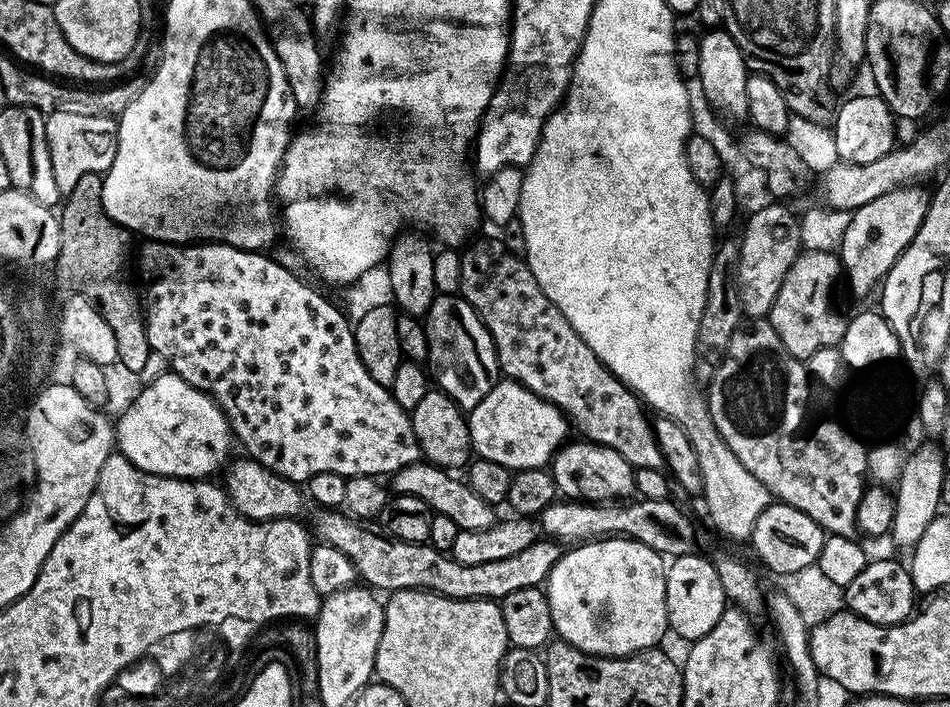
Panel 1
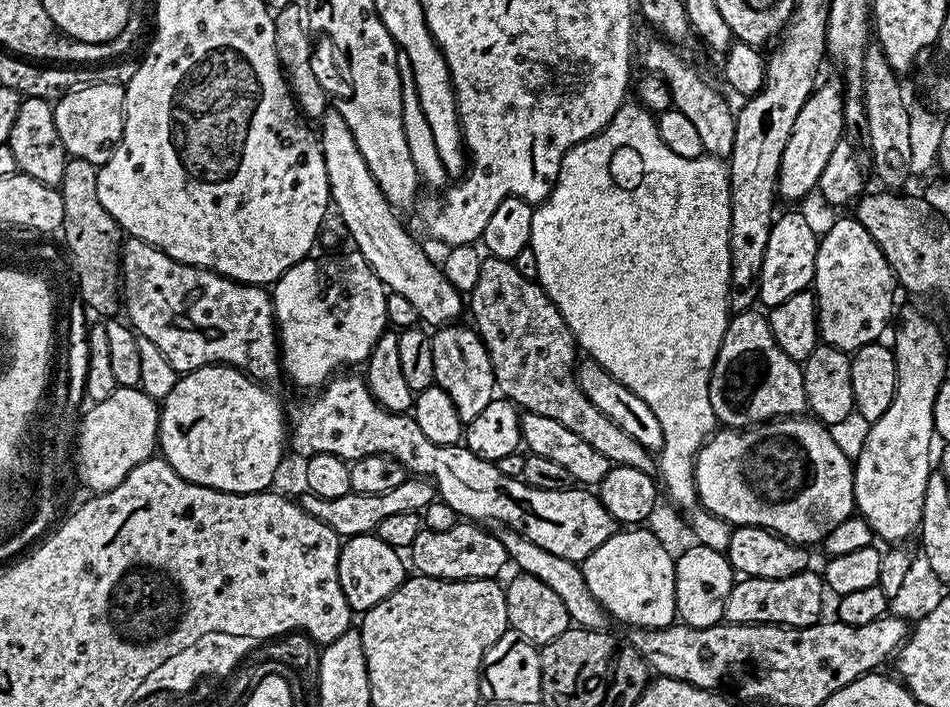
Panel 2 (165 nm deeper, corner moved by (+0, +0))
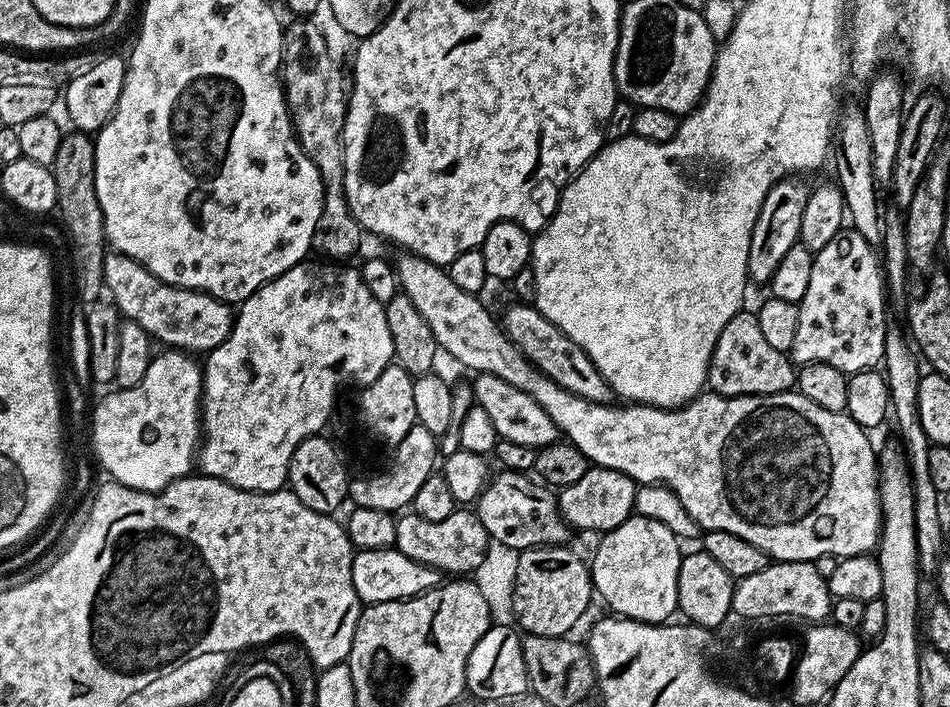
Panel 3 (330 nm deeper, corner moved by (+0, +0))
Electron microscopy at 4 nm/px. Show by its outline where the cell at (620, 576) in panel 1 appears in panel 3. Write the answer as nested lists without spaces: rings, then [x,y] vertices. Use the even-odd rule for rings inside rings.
[[[632,515],[629,520],[622,522],[622,526],[618,526],[614,530],[603,533],[599,537],[600,545],[596,548],[596,553],[593,554],[592,560],[590,556],[590,571],[592,573],[592,586],[597,597],[600,596],[609,604],[611,611],[621,618],[629,620],[640,620],[643,624],[663,624],[671,621],[678,612],[678,570],[682,559],[681,541],[670,530],[666,530],[666,526],[662,526],[662,522],[654,522],[654,518],[646,518],[645,516]]]

